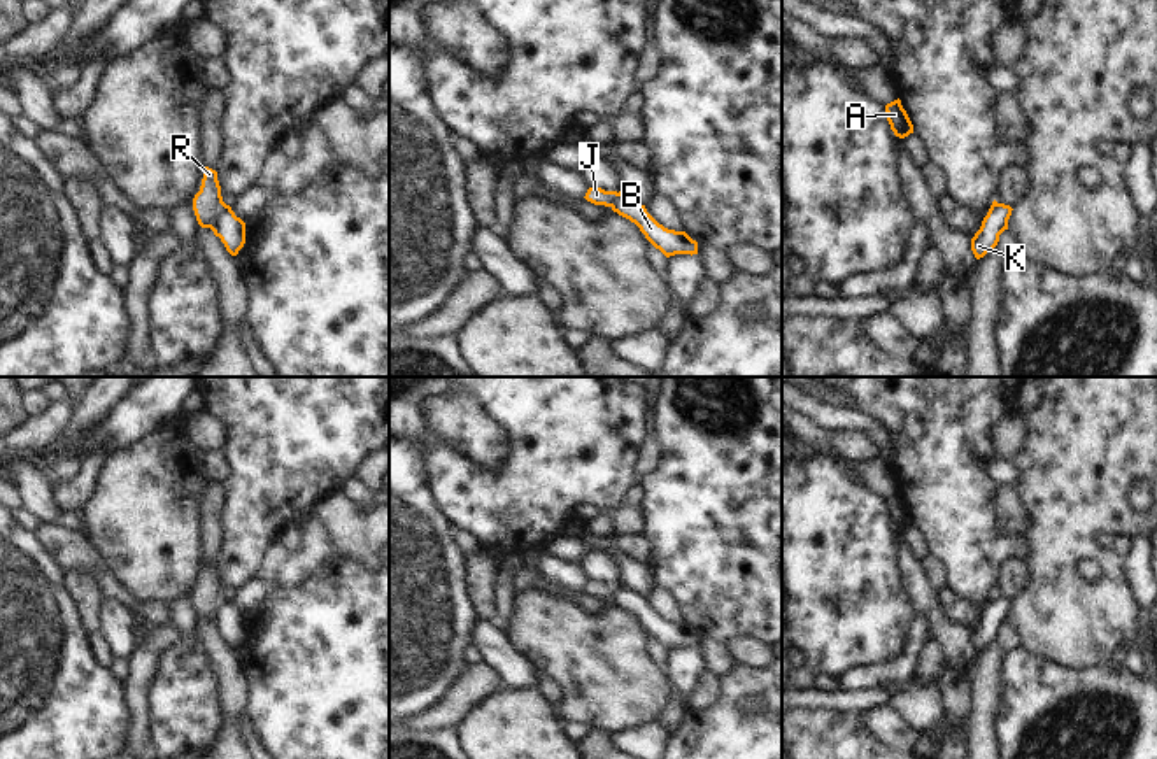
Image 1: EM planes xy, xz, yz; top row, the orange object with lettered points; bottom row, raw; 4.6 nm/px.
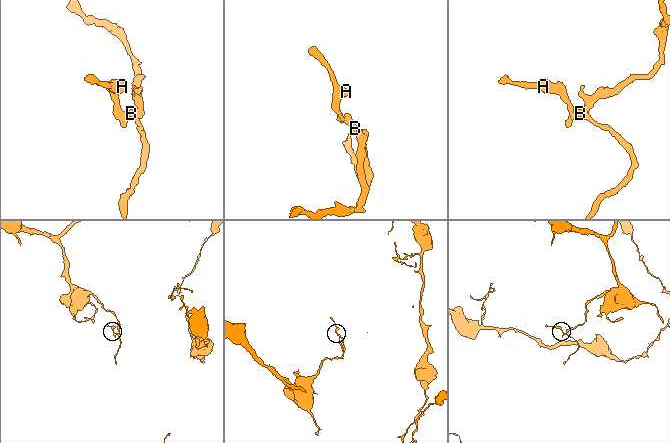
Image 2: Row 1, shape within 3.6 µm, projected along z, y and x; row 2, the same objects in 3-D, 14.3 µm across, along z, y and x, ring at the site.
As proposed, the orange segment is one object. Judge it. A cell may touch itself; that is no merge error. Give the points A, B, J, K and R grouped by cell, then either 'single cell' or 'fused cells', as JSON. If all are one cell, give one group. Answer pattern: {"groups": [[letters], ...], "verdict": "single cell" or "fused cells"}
{"groups": [["A", "J", "R"], ["B", "K"]], "verdict": "fused cells"}

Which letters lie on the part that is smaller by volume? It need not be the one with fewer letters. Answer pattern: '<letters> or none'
A, J, R.

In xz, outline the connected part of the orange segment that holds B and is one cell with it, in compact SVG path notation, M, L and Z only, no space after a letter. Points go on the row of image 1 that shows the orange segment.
M622 191L617 193L612 210L635 223L645 238L659 249L666 258L675 254L698 254L698 242L685 231L668 230L659 224L642 205Z

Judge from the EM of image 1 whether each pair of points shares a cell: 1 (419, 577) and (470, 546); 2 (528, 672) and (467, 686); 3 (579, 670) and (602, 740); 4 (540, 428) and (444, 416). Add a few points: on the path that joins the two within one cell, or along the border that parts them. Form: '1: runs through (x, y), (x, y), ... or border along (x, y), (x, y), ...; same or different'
1: border along (460, 547), (468, 556); different
2: border along (484, 659), (509, 686); different
3: border along (595, 726), (614, 731); different
4: border along (467, 395), (505, 430), (503, 463); different

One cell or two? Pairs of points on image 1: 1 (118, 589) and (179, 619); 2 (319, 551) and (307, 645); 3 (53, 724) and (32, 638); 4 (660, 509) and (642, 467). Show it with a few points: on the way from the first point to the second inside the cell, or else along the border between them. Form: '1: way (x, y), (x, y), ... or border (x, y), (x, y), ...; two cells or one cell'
1: border (167, 603), (169, 623); two cells
2: border (333, 558), (321, 563), (298, 586), (283, 589); two cells
3: way (32, 703), (32, 659); one cell
4: border (656, 435), (661, 446), (661, 463), (644, 477); two cells

